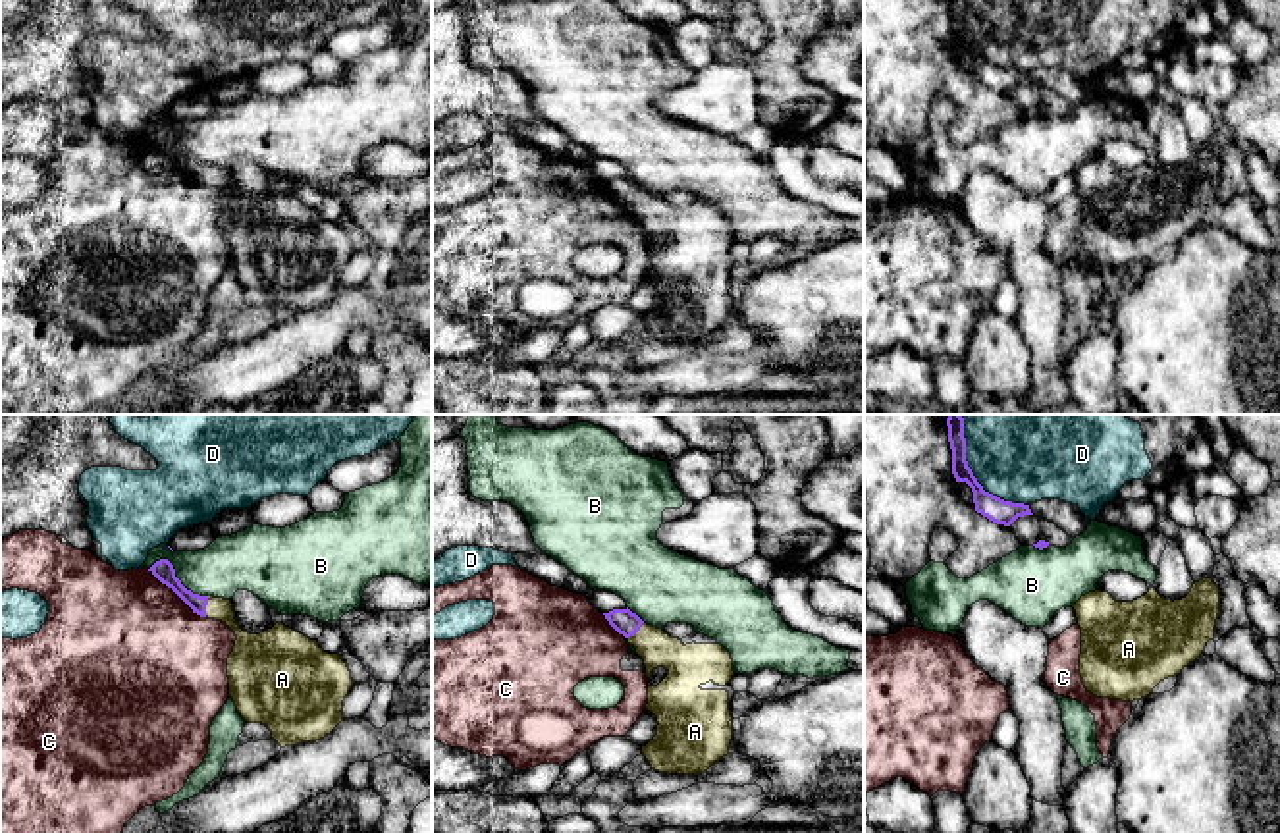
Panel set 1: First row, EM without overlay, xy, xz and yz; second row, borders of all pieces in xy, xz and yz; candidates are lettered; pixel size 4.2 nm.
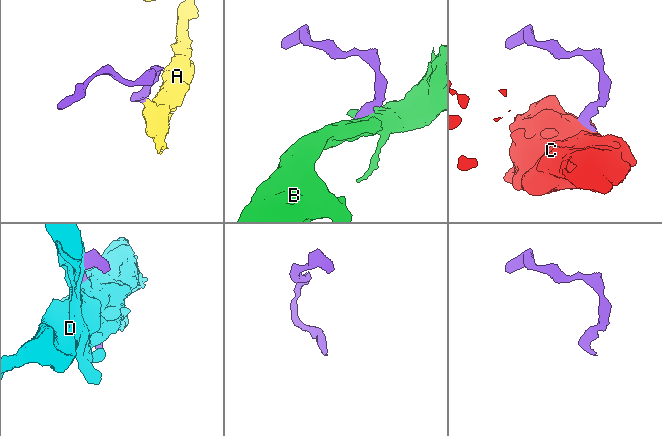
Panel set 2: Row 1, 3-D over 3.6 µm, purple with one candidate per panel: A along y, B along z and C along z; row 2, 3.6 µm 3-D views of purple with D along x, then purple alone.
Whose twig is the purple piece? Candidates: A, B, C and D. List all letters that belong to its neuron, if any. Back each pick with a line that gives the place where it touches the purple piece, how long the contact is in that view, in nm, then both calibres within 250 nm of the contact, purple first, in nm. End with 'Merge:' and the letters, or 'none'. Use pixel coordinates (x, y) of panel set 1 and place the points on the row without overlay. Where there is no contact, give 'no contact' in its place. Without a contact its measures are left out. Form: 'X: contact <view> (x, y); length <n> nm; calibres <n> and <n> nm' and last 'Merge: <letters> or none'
A: contact xy (207, 172); length 90 nm; calibres 90 and 120 nm
Merge: A

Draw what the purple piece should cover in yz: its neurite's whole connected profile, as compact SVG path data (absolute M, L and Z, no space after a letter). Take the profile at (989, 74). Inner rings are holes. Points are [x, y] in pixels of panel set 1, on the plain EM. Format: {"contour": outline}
{"contour": "M948 0L948 10L952 17L952 42L956 50L966 50L972 56L977 81L1004 94L1010 94L1018 85L1033 83L1029 73L1004 69L983 58L966 29L964 0Z"}

